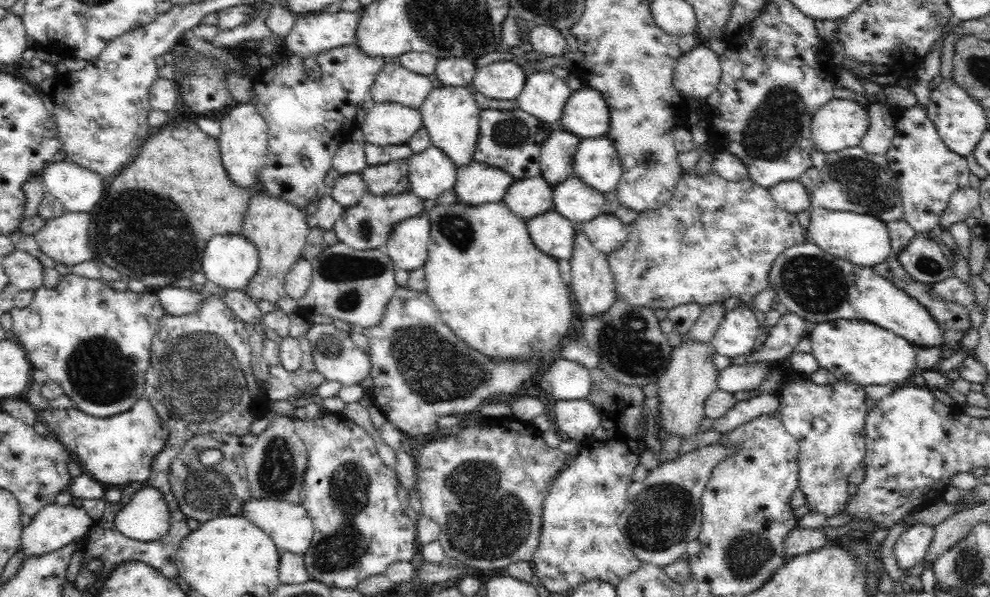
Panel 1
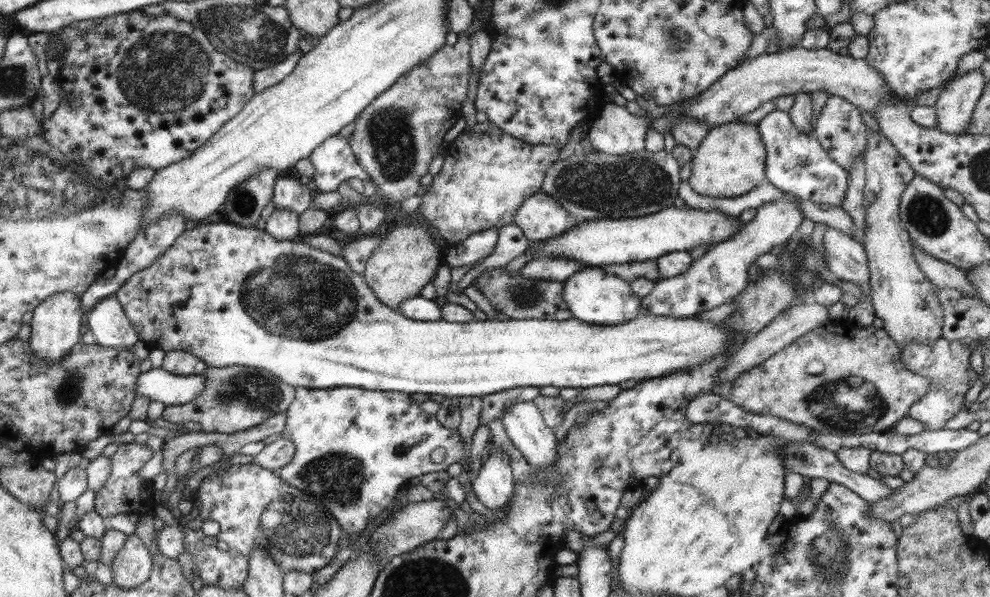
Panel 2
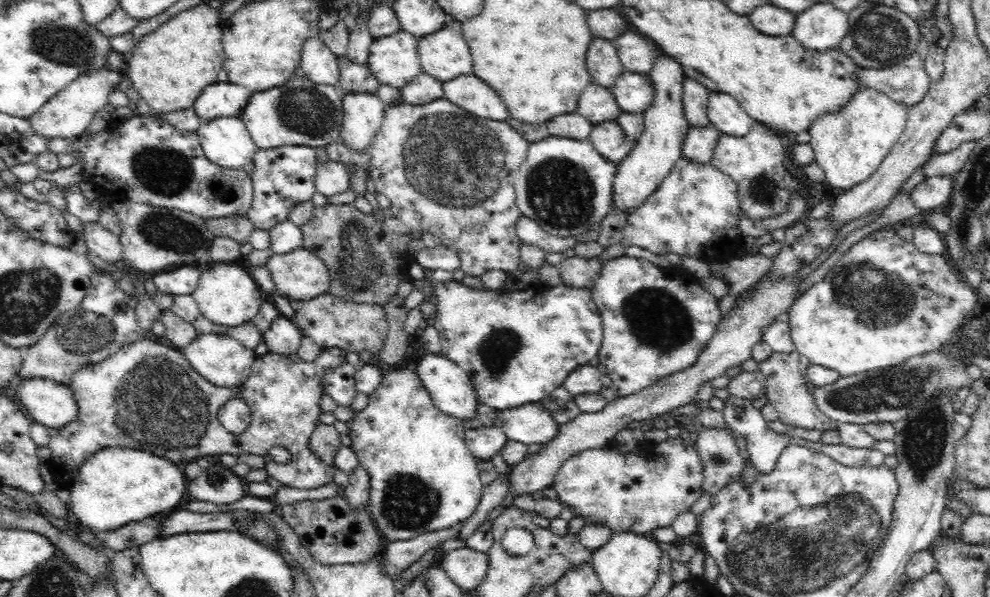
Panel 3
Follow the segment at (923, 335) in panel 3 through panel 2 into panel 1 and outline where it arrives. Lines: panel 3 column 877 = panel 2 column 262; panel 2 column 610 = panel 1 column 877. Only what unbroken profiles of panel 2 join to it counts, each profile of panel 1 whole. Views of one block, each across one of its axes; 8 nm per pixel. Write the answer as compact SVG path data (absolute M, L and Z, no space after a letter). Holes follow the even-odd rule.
M836 320L816 324L808 336L812 340L812 354L820 368L832 372L838 380L846 380L860 386L872 384L910 384L916 368L916 346L906 338L884 330L864 320Z

